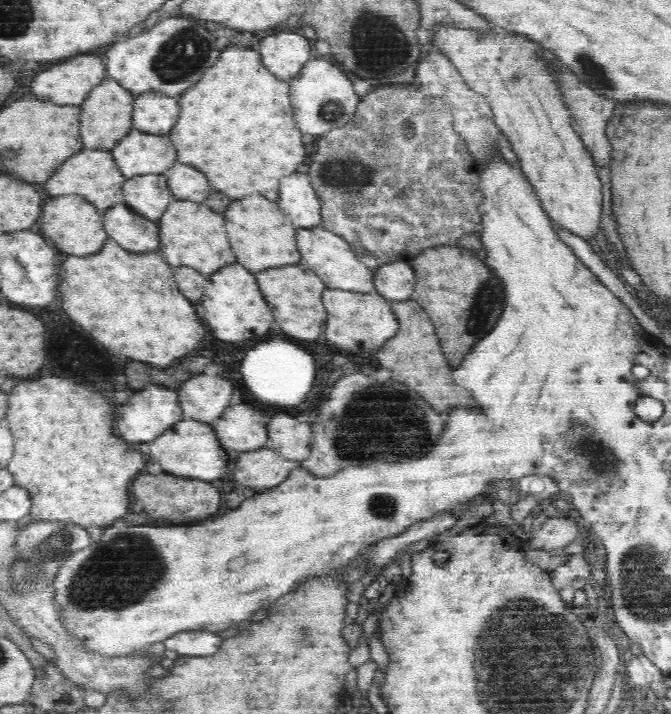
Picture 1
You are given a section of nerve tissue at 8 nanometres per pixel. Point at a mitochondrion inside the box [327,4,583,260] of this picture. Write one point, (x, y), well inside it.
(378, 43)

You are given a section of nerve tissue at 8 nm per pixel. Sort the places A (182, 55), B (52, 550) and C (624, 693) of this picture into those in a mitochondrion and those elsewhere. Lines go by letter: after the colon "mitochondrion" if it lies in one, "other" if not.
A: mitochondrion
B: mitochondrion
C: other

